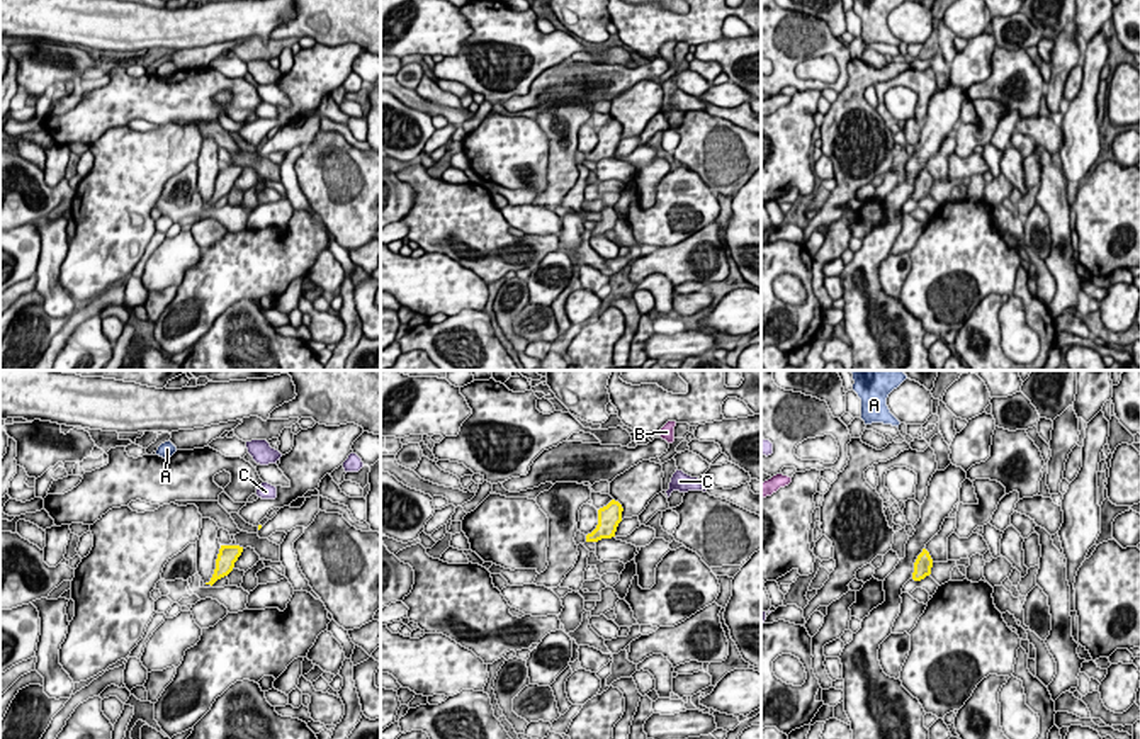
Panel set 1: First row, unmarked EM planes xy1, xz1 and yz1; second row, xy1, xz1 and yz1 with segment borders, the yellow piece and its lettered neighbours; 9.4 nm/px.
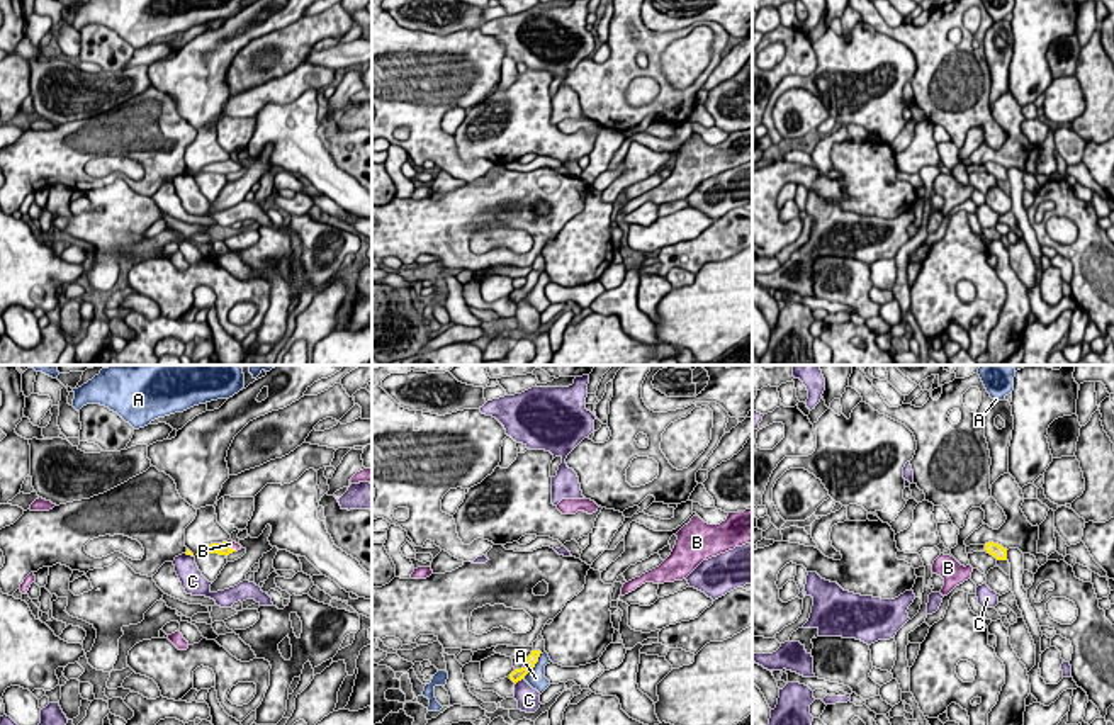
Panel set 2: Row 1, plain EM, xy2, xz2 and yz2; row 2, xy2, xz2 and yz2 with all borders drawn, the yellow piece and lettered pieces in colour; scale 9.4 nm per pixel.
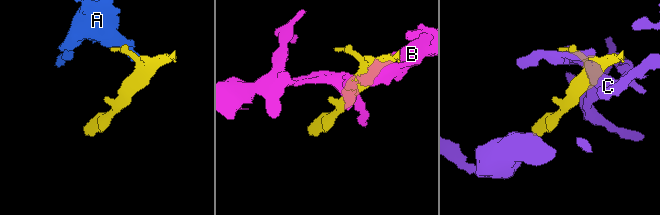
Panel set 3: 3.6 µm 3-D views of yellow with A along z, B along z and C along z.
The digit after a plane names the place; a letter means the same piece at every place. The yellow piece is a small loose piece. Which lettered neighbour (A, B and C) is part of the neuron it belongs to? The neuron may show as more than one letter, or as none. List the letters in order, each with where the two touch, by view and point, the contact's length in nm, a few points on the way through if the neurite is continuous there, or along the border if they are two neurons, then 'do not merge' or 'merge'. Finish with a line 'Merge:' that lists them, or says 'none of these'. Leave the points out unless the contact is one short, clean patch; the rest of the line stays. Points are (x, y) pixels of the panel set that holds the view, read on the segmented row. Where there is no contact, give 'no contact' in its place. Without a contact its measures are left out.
A: xz2 (534, 666) | 300 nm | do not merge
B: xy2 (231, 549) | 150 nm | across xy2 (221, 549), (231, 549), (230, 544) | merge
C: xz2 (518, 680) | 120 nm | do not merge
Merge: B

